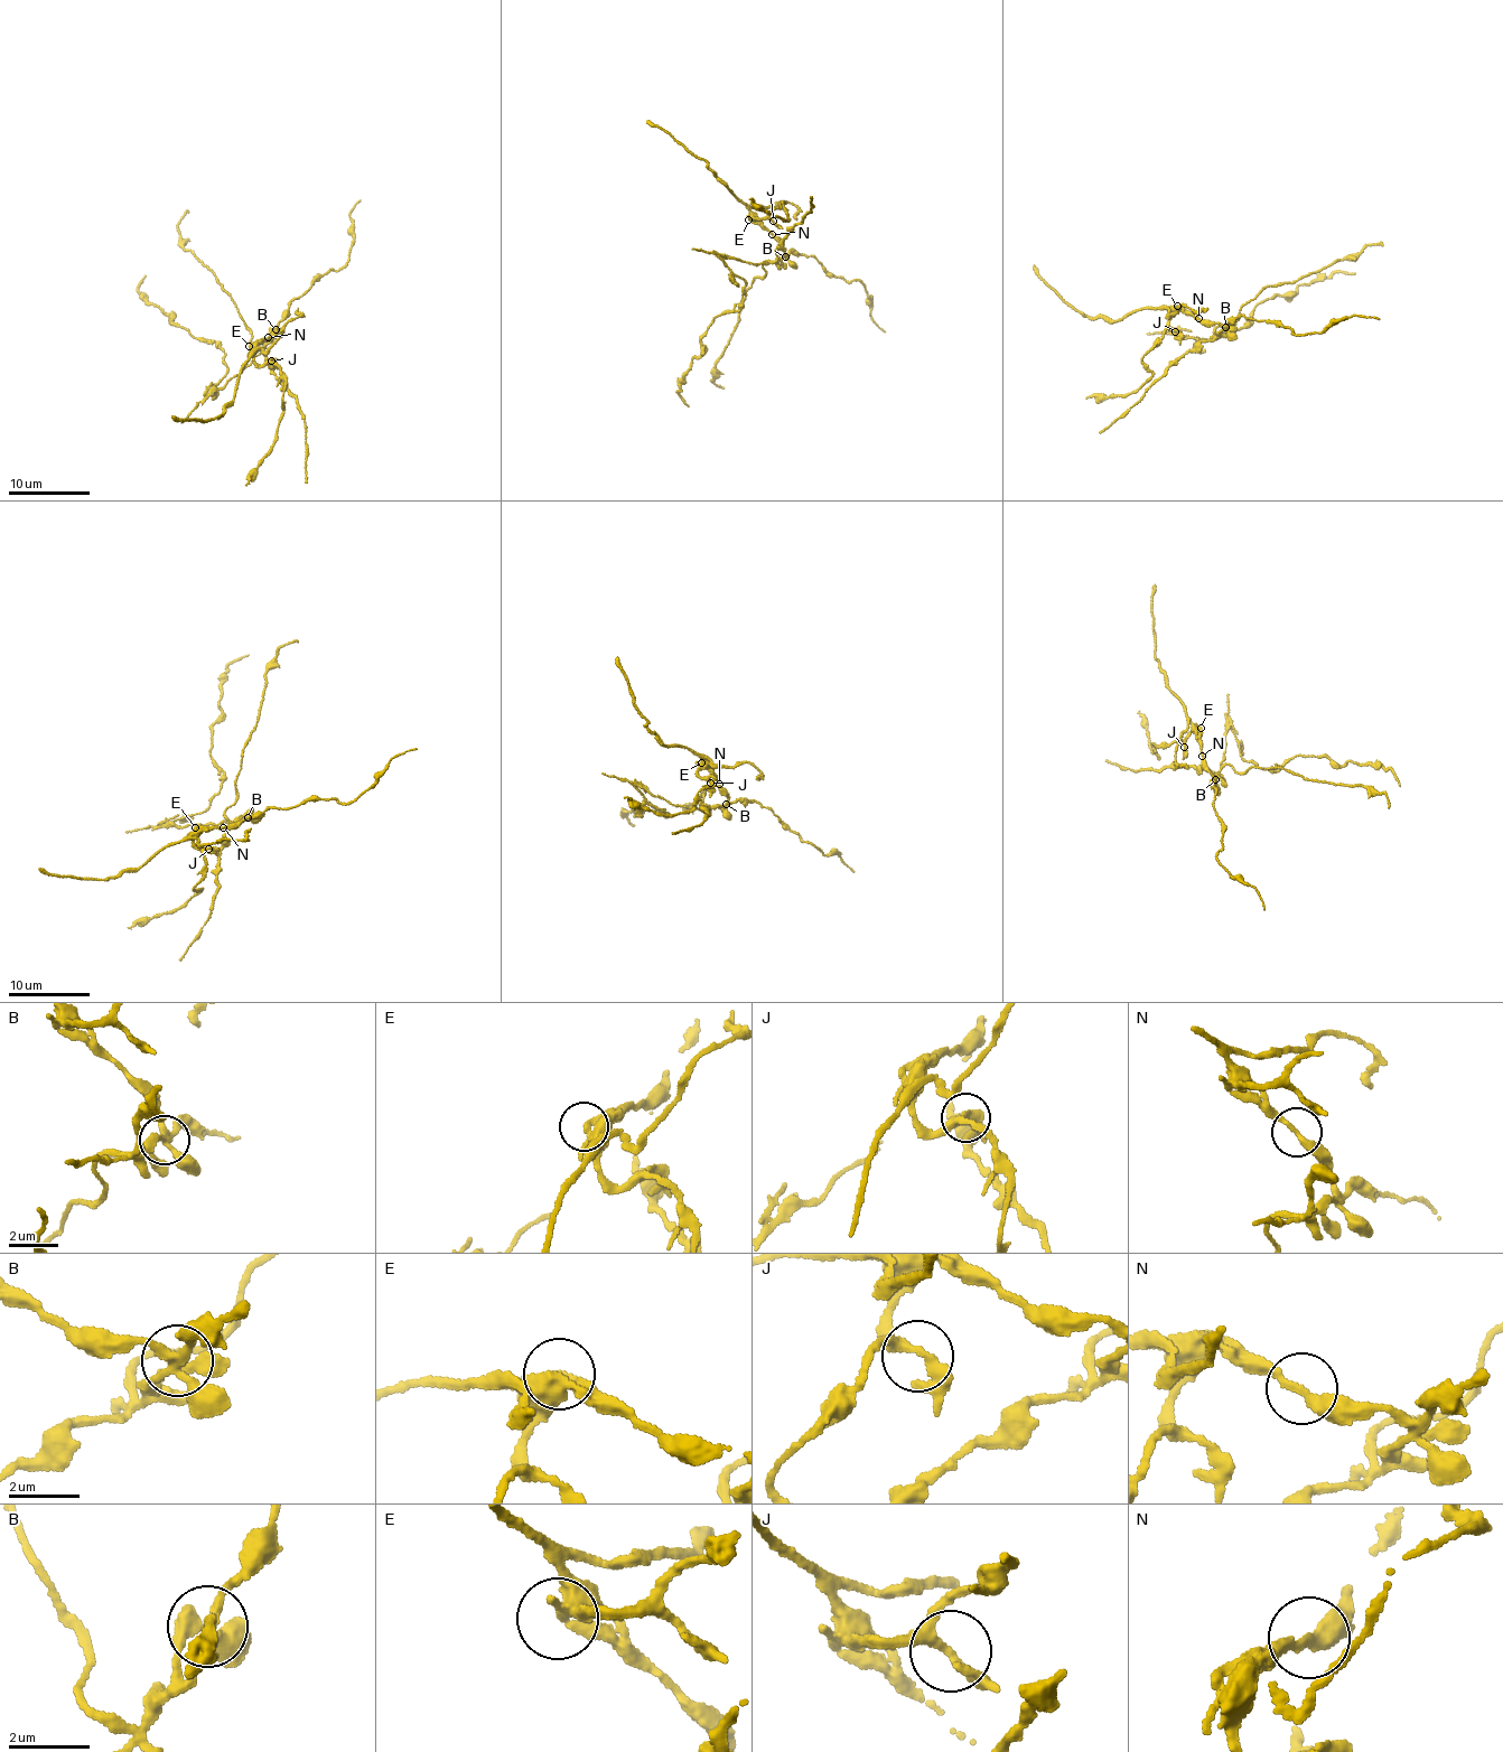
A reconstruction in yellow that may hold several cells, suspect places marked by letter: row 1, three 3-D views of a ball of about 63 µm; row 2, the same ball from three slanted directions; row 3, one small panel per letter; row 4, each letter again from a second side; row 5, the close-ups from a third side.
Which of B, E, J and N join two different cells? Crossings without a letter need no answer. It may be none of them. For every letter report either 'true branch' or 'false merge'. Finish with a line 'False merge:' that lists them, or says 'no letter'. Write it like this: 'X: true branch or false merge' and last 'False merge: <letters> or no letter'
B: false merge
E: true branch
J: true branch
N: true branch
False merge: B

